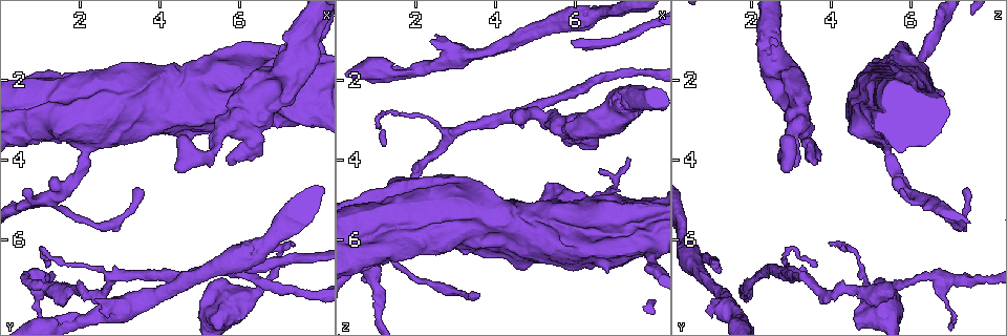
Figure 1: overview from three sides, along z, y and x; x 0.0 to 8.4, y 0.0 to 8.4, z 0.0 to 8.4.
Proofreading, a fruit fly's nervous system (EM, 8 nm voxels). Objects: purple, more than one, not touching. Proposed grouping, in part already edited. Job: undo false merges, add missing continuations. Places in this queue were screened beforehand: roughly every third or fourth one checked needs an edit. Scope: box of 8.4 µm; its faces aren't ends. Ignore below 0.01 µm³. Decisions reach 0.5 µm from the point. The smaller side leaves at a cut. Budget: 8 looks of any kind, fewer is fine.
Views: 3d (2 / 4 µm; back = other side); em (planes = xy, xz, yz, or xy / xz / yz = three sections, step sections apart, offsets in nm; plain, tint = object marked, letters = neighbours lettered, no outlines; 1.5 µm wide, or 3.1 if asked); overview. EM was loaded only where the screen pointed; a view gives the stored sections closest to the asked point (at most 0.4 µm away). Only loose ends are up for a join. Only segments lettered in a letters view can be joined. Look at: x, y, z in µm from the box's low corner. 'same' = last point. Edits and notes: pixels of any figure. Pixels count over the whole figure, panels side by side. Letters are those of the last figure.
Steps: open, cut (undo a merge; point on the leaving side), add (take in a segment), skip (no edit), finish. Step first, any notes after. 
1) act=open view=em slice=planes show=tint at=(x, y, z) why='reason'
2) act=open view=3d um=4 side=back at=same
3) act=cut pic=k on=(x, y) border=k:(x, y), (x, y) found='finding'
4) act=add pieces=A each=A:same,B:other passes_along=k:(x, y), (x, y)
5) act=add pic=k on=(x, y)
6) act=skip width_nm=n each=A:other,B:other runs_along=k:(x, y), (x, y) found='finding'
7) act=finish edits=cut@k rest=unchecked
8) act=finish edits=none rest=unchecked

act=open view=em slice=xz step=8 show=tint at=(1.10, 6.95, 7.55)

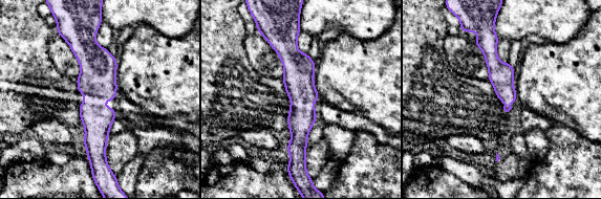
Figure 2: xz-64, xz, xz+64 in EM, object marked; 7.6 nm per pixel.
act=open view=em slice=planes show=letters at=same why='cut it another way'

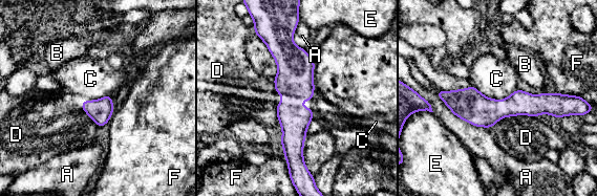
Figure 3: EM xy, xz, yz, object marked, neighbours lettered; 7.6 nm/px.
act=skip each=A:other,B:other,C:other,D:other,E:other,F:other border=3:(471, 84), (499, 101), (517, 89) found='one neuron here'

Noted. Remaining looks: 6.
act=open view=em slice=planes show=plain at=(1.20, 6.55, 3.60) why='branch stops here'

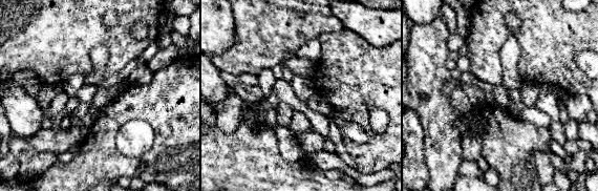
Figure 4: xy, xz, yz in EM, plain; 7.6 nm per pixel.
act=open view=em slice=planes show=tint at=same why='with the object marked'

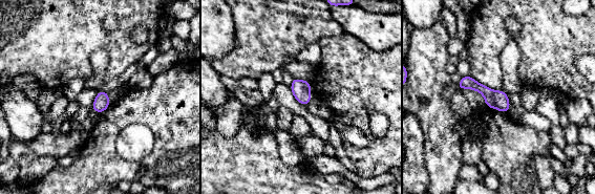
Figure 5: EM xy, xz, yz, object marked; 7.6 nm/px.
act=open view=em slice=planes show=letters at=same why='see the neighbours'

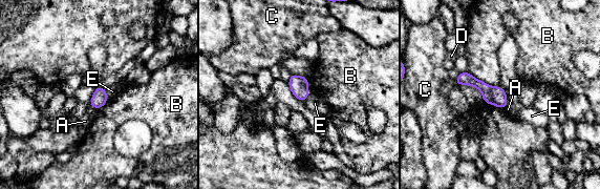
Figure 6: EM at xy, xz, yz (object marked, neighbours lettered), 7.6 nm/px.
act=skip longest_contact=B:260nm each=A:other,B:other,C:other,D:other,E:other runs_along=6:(458, 81), (477, 83), (504, 104) found='no lettered segment goes on from it'

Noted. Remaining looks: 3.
act=open view=em slice=xz step=8 show=tint at=(5.90, 6.60, 1.00)

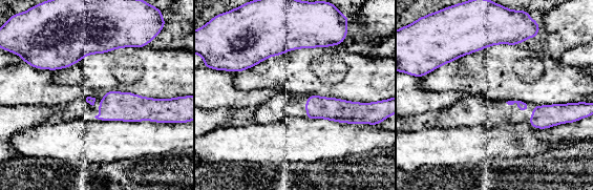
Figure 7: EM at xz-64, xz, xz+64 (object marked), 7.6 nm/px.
act=open view=em slice=planes show=letters at=same

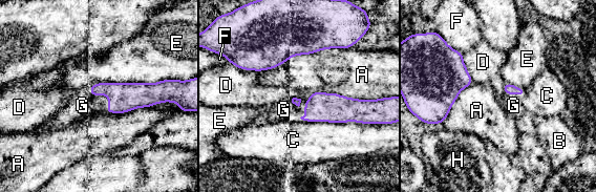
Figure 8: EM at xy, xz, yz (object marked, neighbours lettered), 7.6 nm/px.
act=add pieces=G each=A:other,B:other,C:other,D:other,E:other,F:other,G:same,H:other found='it goes on there'

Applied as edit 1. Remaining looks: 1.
act=finish edits=add@8 rest=unchecked

